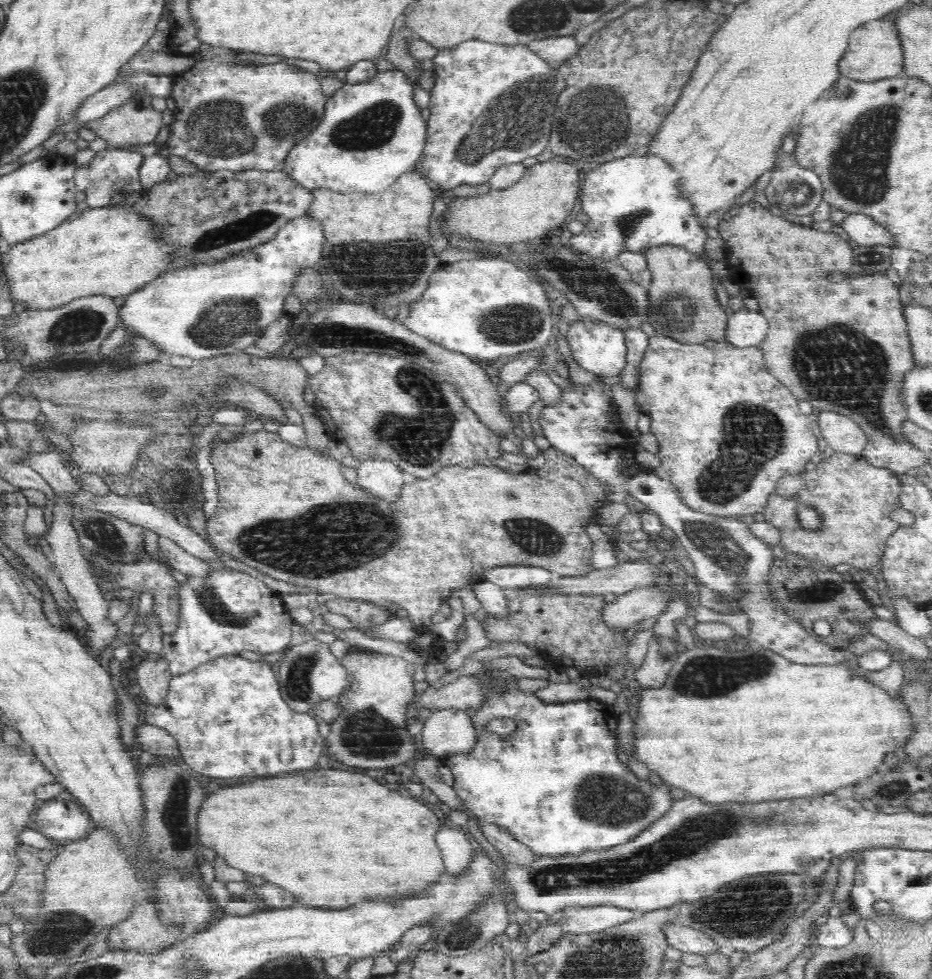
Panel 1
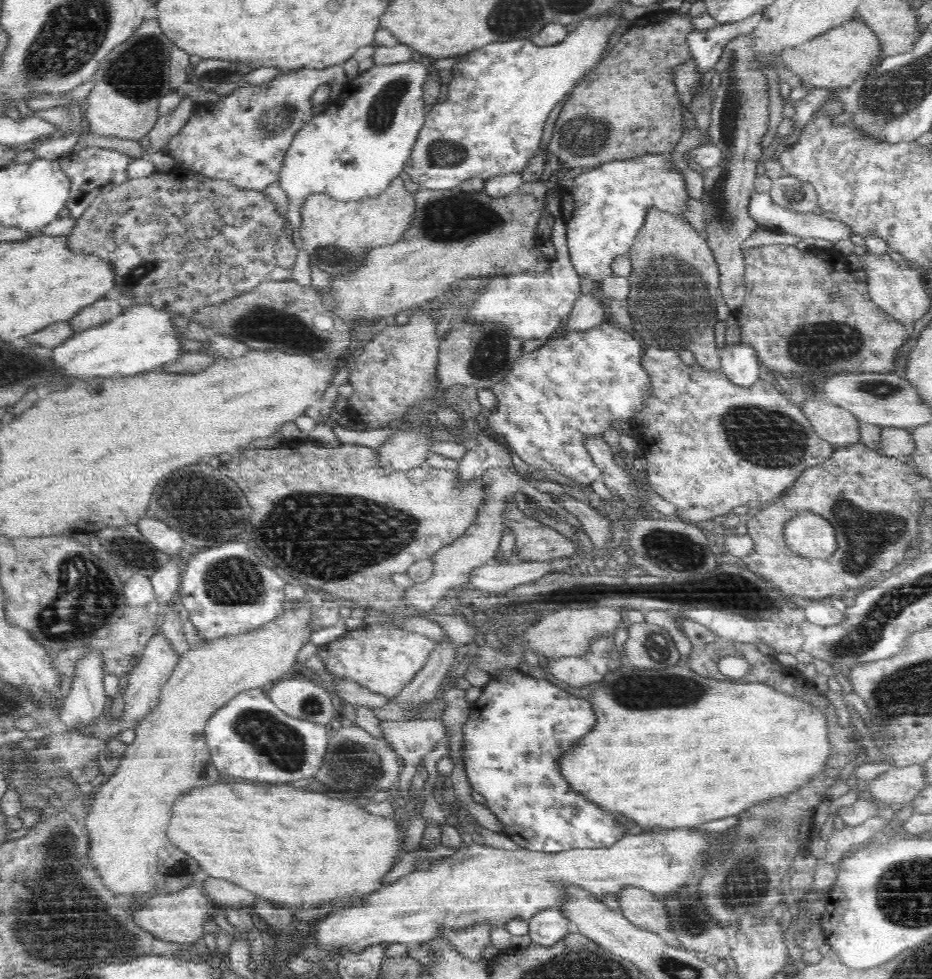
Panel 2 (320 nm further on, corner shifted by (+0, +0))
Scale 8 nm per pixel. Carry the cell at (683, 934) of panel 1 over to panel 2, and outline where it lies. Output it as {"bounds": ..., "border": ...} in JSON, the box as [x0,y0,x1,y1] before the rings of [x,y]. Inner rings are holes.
{"bounds":[618,885,670,935],"border":[[[628,885],[618,894],[620,910],[623,915],[640,929],[660,935],[670,933],[669,916],[663,901],[656,894]]]}

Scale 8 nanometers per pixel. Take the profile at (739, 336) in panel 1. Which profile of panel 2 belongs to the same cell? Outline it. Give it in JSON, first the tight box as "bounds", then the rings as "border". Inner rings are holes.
{"bounds":[720,342,761,386],"border":[[[739,342],[733,347],[725,347],[720,356],[721,370],[736,386],[752,386],[759,379],[761,362],[747,344]]]}

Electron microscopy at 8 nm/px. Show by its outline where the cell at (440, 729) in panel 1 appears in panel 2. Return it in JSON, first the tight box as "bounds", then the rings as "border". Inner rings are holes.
{"bounds":[380,719,447,804],"border":[[[438,719],[380,721],[382,736],[402,758],[403,770],[399,776],[399,791],[407,804],[413,788],[411,780],[420,774],[419,764],[447,731]]]}

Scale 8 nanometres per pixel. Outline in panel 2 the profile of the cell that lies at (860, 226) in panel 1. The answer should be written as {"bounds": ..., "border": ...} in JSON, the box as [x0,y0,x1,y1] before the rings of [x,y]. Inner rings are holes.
{"bounds":[748,192,855,243],"border":[[[769,192],[756,193],[750,197],[748,212],[757,222],[757,226],[770,232],[793,234],[798,238],[824,238],[836,243],[850,239],[855,233],[851,226],[838,219],[828,219],[813,211],[794,212],[780,207],[772,201]]]}

